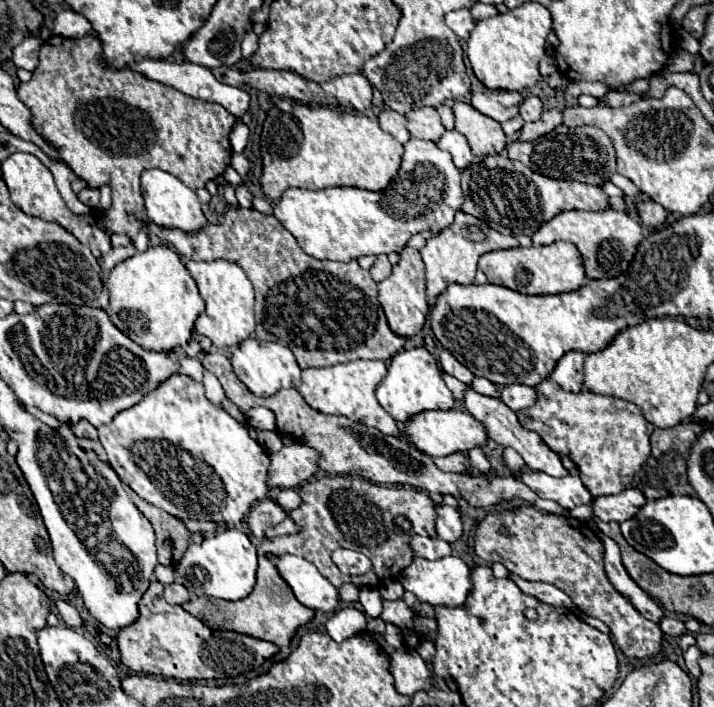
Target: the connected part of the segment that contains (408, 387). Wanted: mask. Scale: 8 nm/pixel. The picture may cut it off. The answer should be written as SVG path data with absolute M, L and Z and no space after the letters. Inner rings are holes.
M409 349L395 355L387 367L387 377L383 379L381 387L377 387L379 405L395 419L405 423L409 417L429 411L429 409L453 409L453 393L447 389L443 381L443 371L437 365L435 357L425 349Z

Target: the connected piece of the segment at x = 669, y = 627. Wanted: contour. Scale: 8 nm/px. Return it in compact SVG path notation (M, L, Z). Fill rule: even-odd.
M665 617L665 619L659 623L659 627L661 627L661 631L667 633L667 635L683 635L683 633L687 633L685 623L683 623L681 619L669 619L669 617Z

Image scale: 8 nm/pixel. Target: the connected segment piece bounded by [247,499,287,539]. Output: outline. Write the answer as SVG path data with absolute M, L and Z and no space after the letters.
M263 499L263 501L259 501L259 503L251 509L247 523L249 523L251 533L253 533L257 539L263 539L265 529L281 523L285 517L287 517L287 513L283 511L281 505L277 505L277 503L271 501L271 499Z

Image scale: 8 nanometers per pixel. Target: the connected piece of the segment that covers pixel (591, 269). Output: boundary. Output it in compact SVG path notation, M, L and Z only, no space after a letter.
M563 211L555 215L549 223L541 225L533 237L533 245L551 245L553 241L569 241L573 243L585 265L585 275L589 279L611 279L629 269L629 263L633 261L633 255L637 251L637 245L643 241L643 233L639 223L623 213L623 211Z

